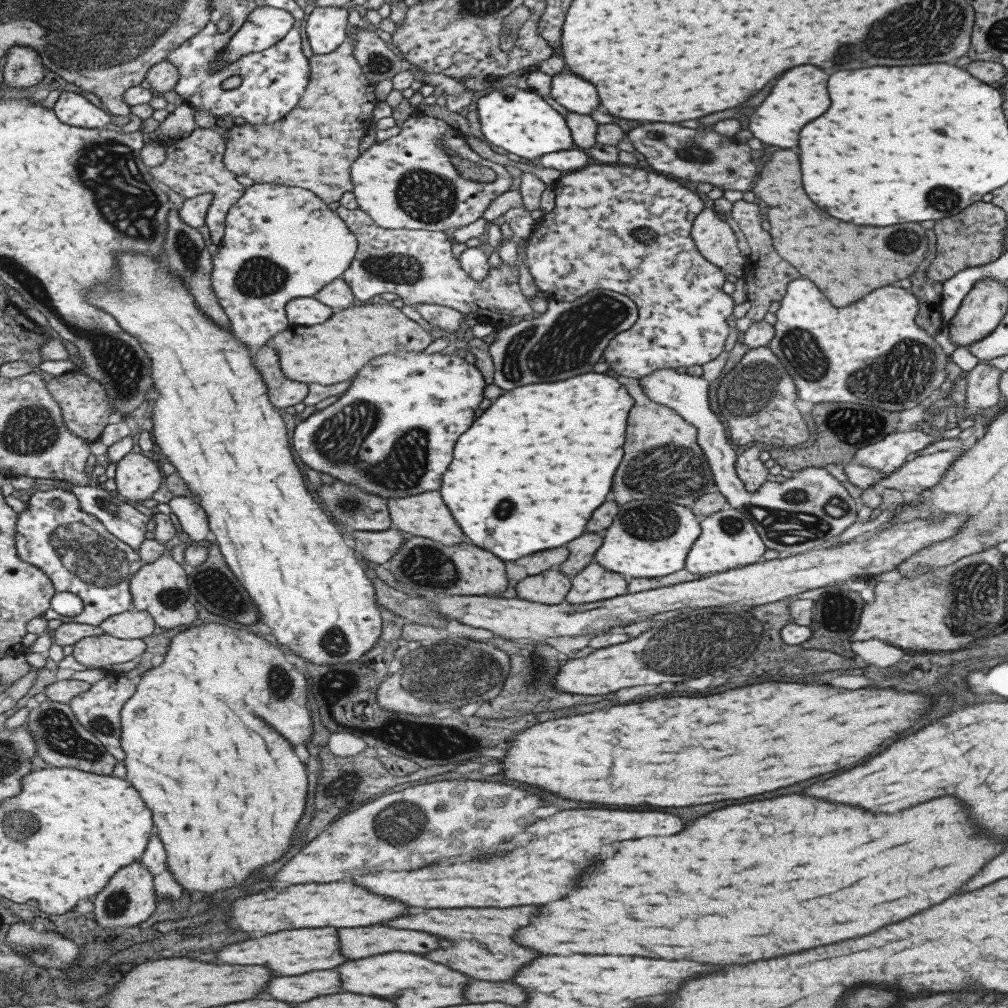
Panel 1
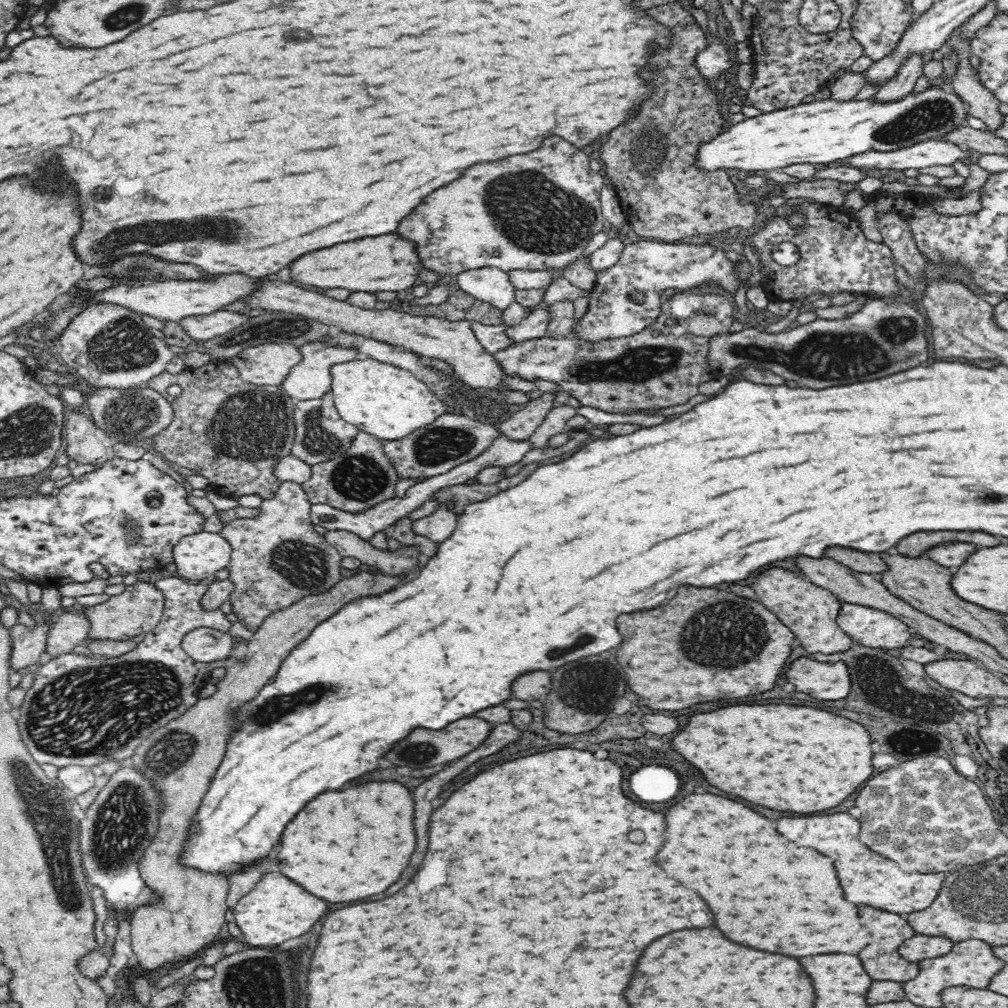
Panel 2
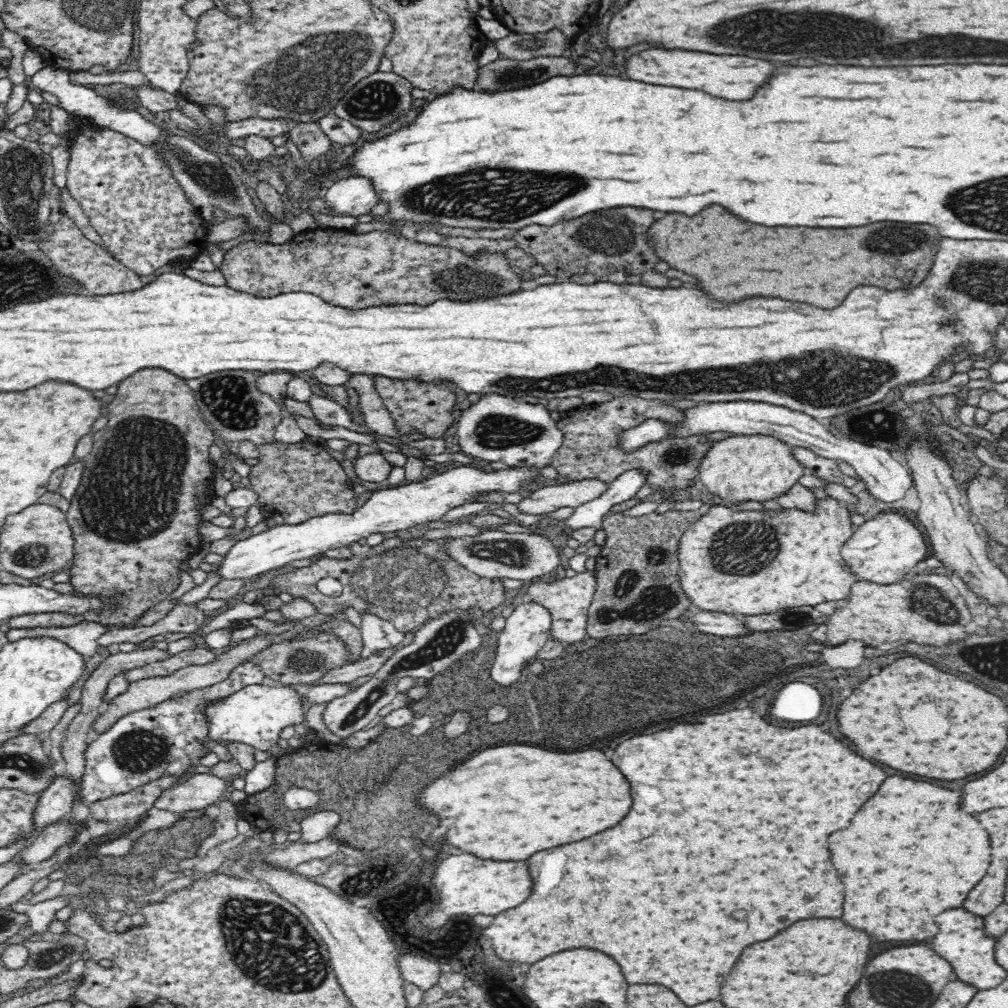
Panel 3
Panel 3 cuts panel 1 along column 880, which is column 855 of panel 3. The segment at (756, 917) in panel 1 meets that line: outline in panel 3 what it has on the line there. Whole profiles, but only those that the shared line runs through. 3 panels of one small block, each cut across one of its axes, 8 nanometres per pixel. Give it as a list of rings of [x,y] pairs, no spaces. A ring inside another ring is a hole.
[[[888,776],[884,780],[884,784],[880,786],[880,790],[874,794],[874,798],[870,798],[870,802],[866,802],[866,806],[862,806],[862,810],[858,810],[858,814],[854,816],[854,820],[850,822],[850,826],[830,834],[830,852],[832,852],[832,862],[840,874],[840,880],[846,886],[846,900],[844,900],[844,922],[858,928],[858,930],[866,930],[870,936],[876,936],[878,942],[888,942],[888,940],[926,940],[926,938],[934,938],[938,932],[938,926],[934,924],[934,916],[942,914],[948,908],[954,906],[962,906],[966,894],[974,888],[974,884],[978,884],[984,876],[986,876],[986,868],[990,866],[990,842],[988,842],[988,832],[980,826],[976,814],[968,814],[964,810],[960,810],[960,800],[962,800],[962,792],[952,792],[922,780],[910,780],[910,778],[900,778],[900,776]]]

